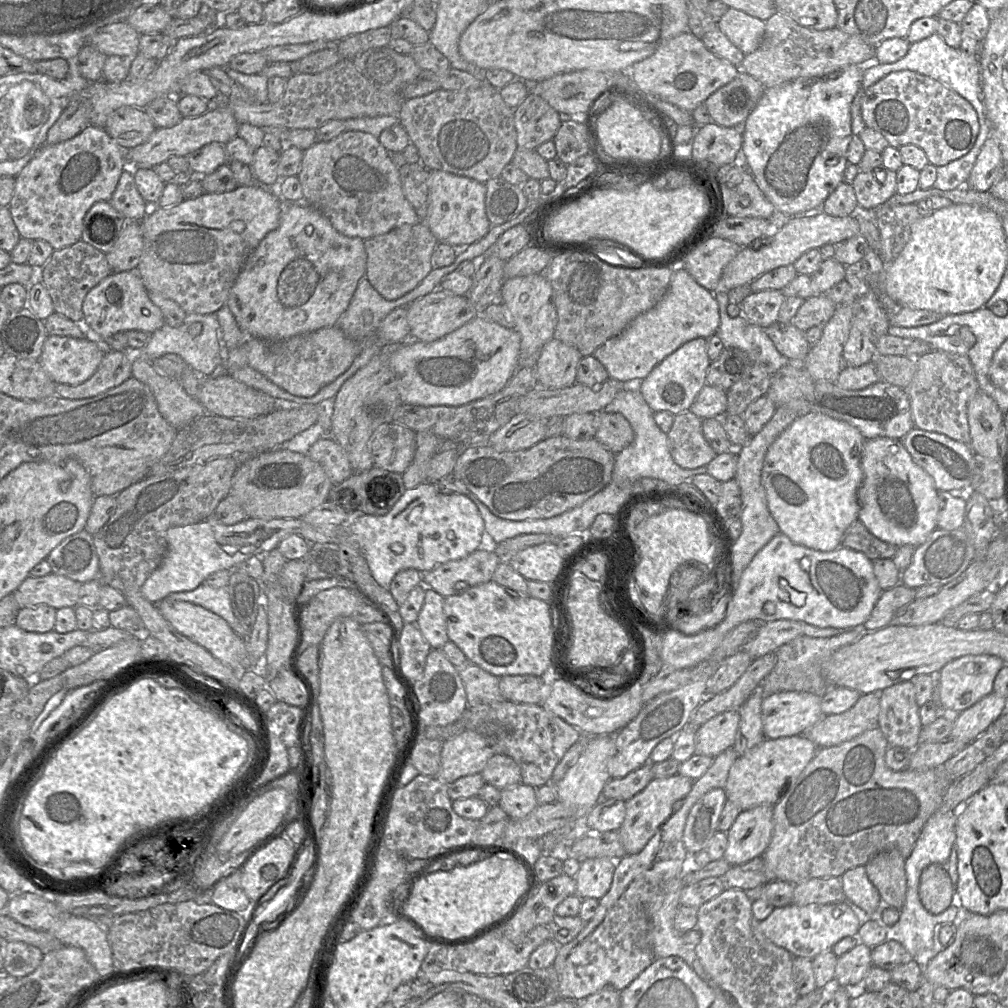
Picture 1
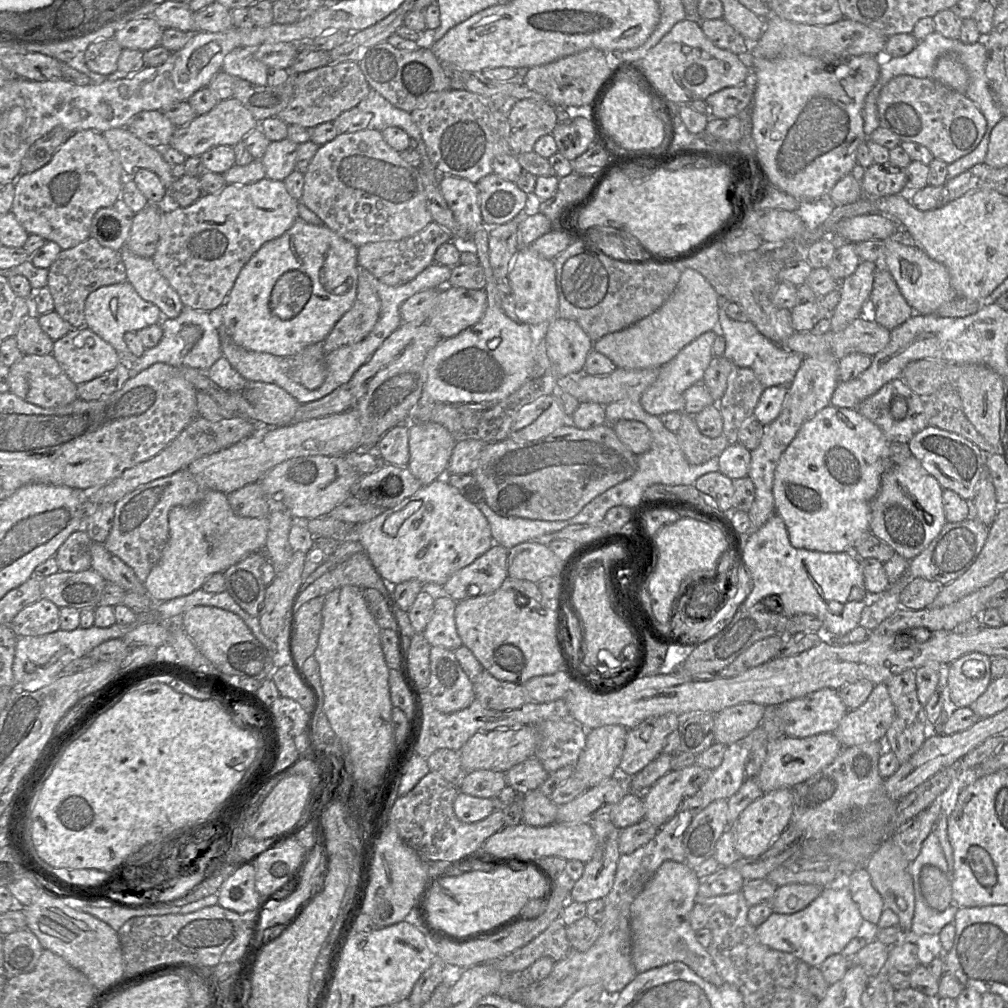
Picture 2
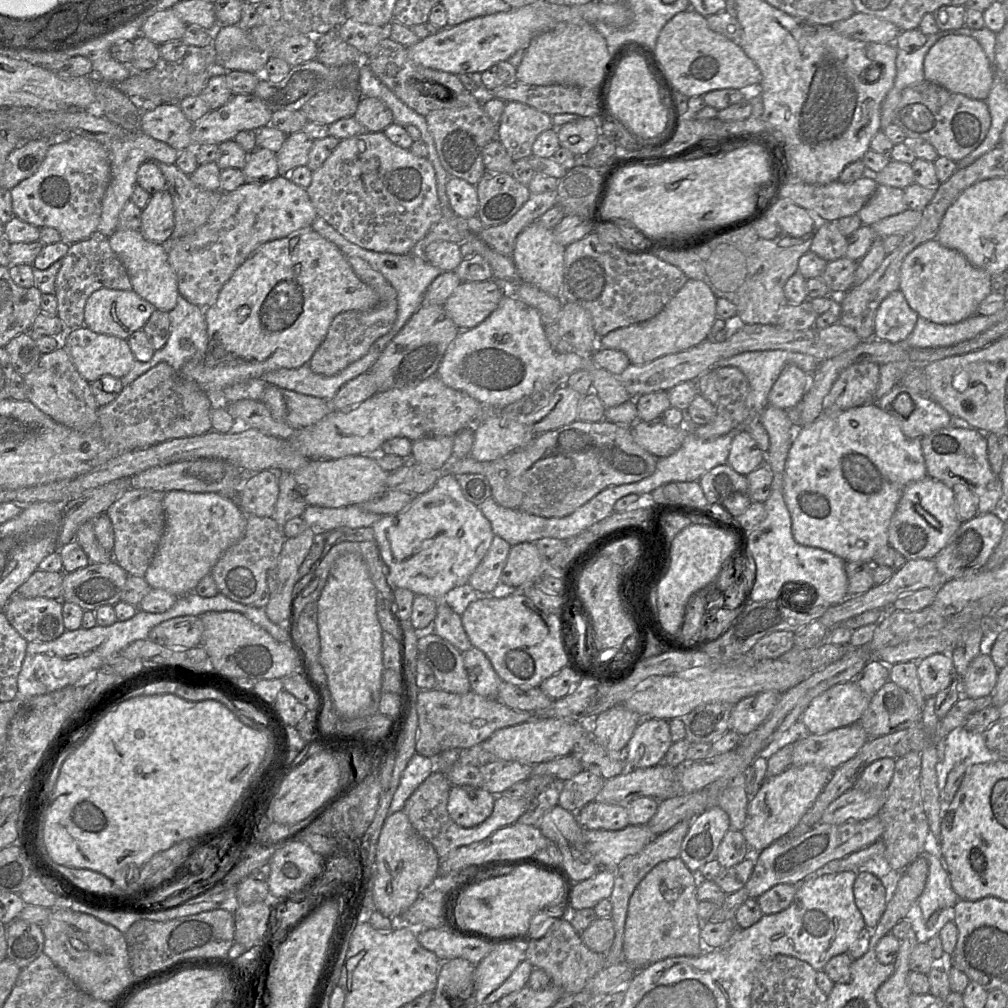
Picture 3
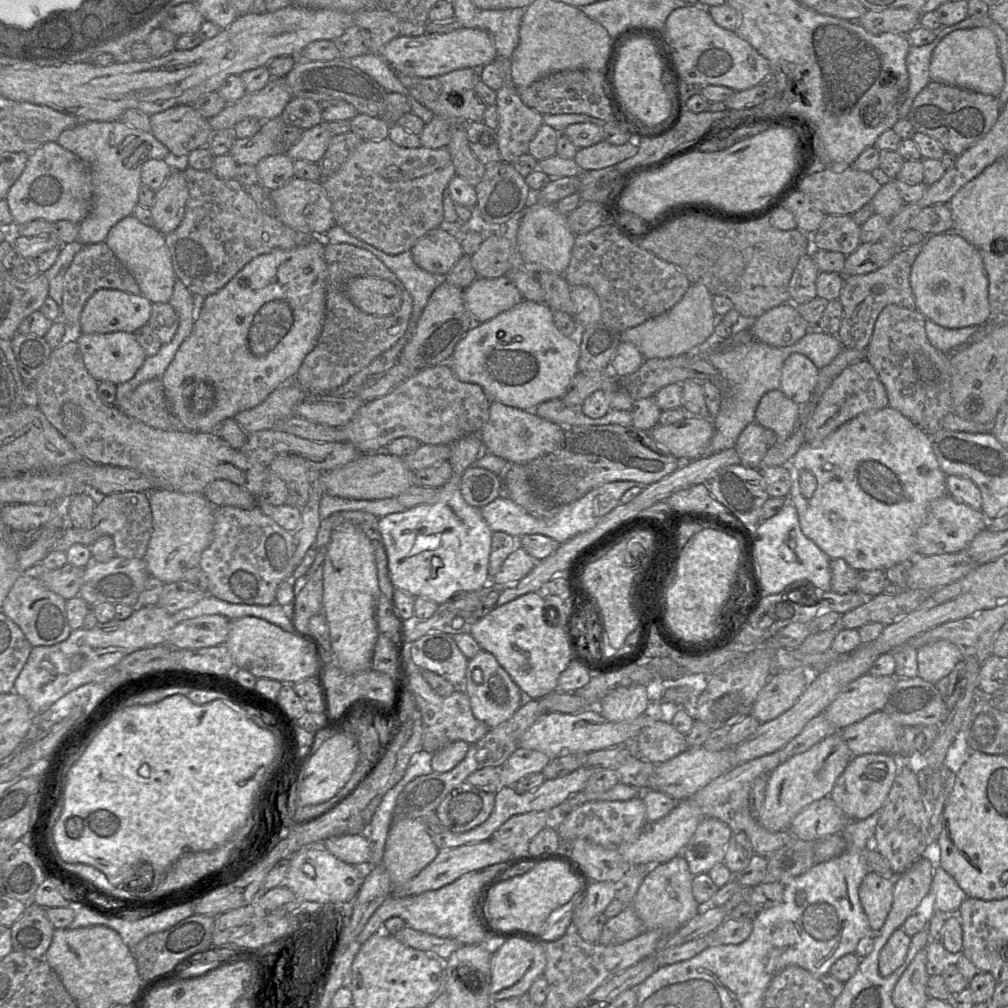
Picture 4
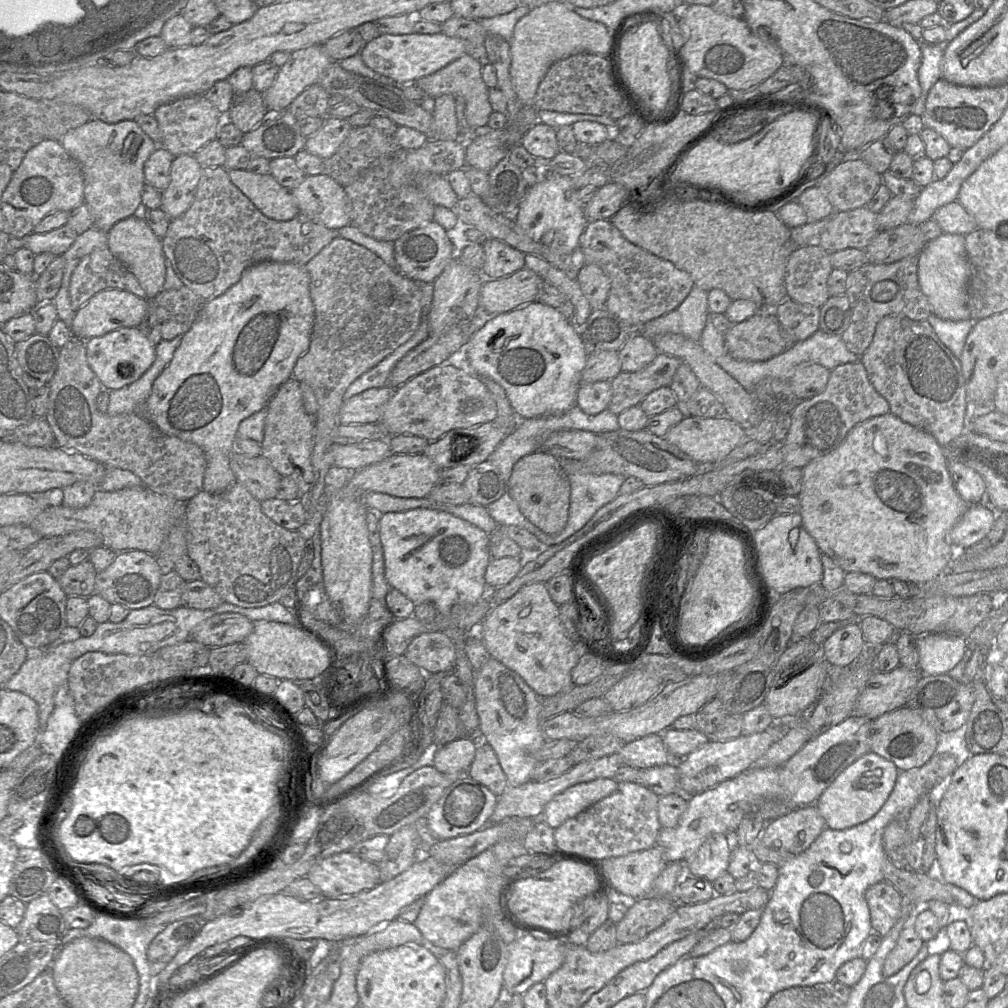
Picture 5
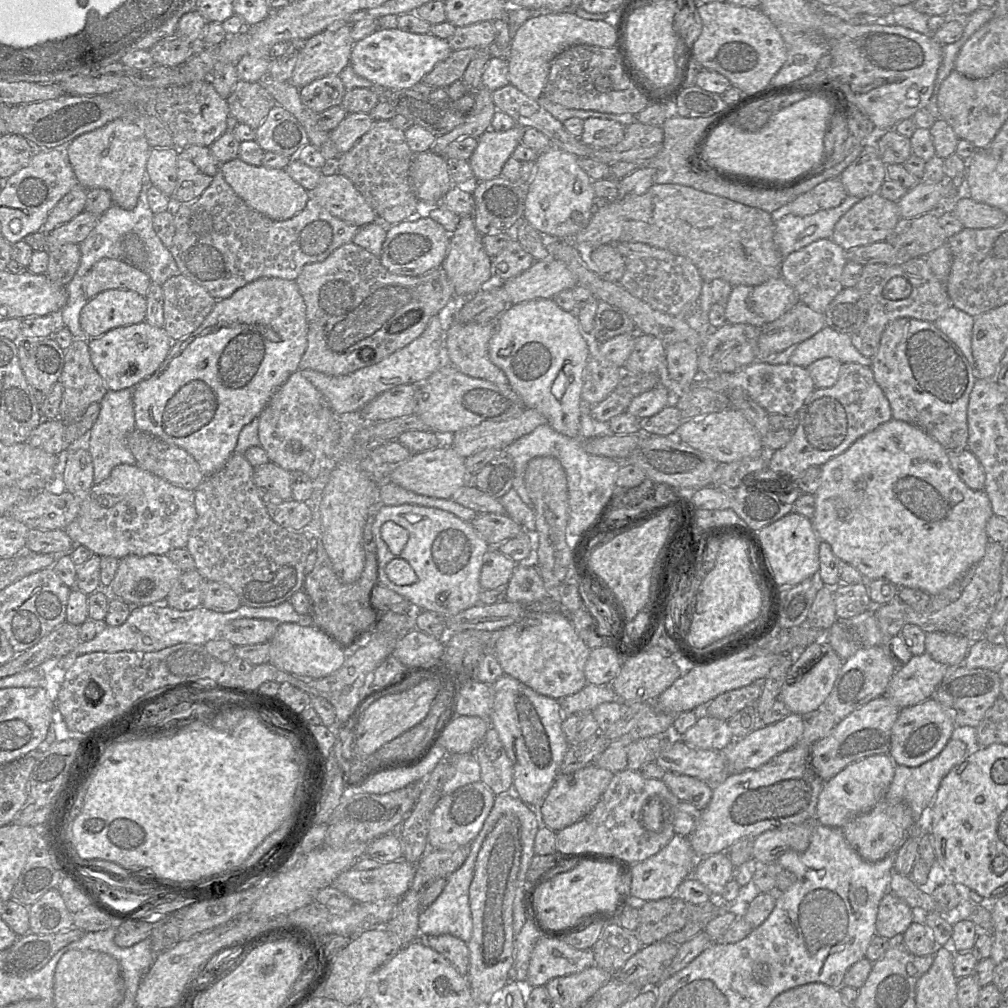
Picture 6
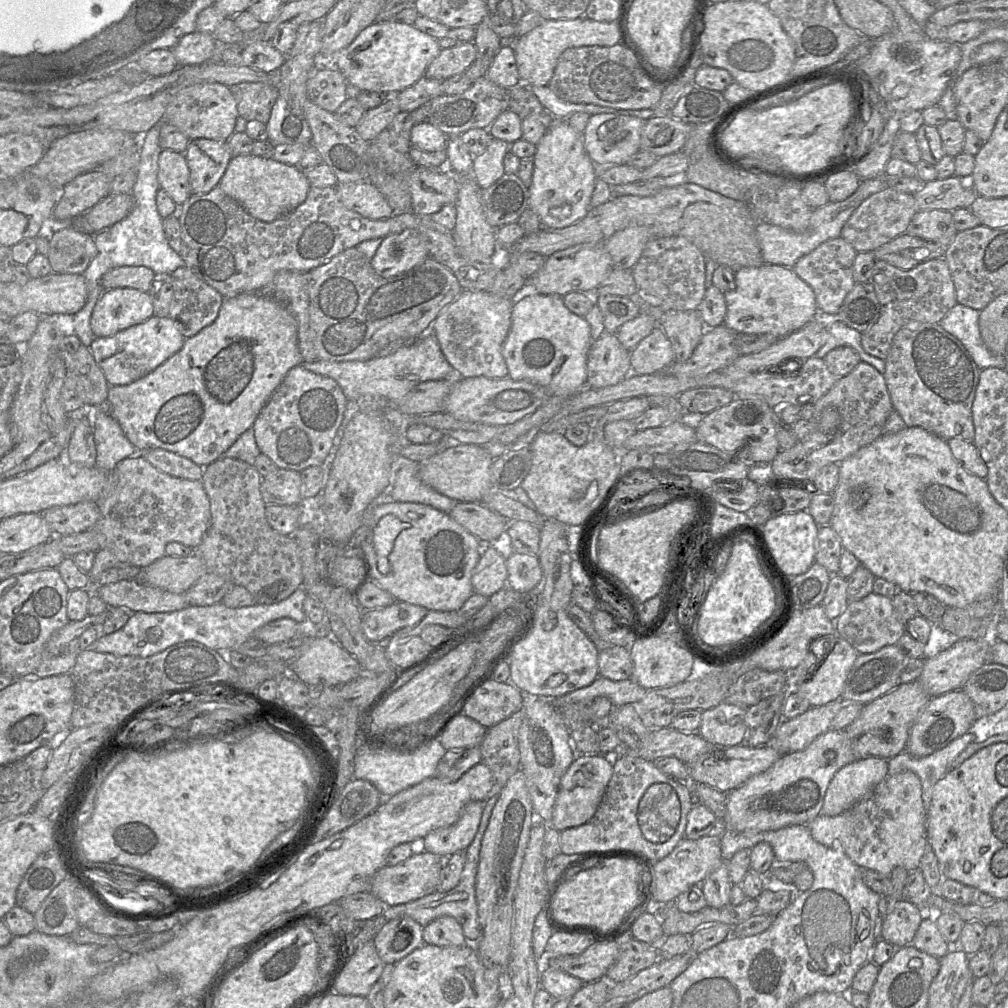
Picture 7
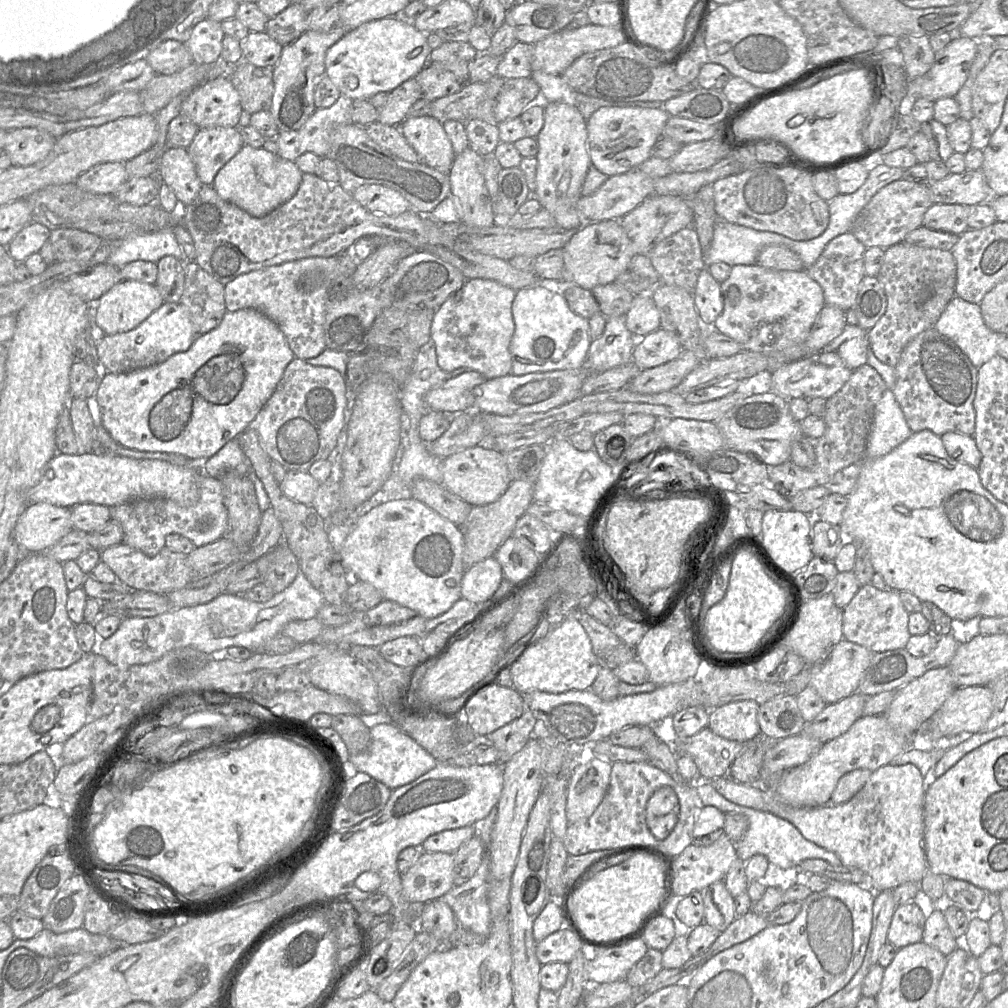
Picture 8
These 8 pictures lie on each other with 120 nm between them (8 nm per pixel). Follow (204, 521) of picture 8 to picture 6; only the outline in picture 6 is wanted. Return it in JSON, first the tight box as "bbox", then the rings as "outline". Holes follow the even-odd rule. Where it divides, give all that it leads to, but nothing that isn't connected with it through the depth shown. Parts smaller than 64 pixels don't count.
{"bbox":[63,464,197,560],"outline":[[[136,464],[115,466],[105,480],[80,496],[79,513],[63,530],[75,545],[119,560],[128,555],[167,555],[170,550],[186,548],[197,516],[194,490],[176,486]]]}

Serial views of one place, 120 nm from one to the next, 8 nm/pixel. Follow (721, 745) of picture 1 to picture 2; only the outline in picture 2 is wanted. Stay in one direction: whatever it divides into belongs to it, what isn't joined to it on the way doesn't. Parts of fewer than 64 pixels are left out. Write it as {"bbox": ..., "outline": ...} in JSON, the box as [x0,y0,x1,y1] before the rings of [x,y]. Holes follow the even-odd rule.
{"bbox":[714,703,765,746],"outline":[[[742,703],[714,714],[715,743],[726,746],[744,738],[762,720],[765,707],[755,703]]]}

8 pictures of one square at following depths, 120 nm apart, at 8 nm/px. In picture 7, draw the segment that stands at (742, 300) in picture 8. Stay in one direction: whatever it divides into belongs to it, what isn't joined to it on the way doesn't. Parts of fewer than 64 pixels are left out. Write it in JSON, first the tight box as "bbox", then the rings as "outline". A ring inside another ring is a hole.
{"bbox":[723,264,818,337],"outline":[[[763,264],[735,271],[735,288],[724,293],[727,311],[723,325],[739,334],[772,334],[785,337],[818,317],[813,289],[793,268]]]}

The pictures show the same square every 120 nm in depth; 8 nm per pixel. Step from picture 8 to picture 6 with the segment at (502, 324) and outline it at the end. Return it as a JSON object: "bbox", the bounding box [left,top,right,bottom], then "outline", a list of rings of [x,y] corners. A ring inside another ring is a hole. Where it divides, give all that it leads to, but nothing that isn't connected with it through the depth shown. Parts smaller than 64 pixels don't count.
{"bbox":[446,319,508,385],"outline":[[[449,319],[446,331],[448,363],[470,377],[508,385],[505,373],[489,358],[489,341],[494,332],[495,322],[461,324]]]}

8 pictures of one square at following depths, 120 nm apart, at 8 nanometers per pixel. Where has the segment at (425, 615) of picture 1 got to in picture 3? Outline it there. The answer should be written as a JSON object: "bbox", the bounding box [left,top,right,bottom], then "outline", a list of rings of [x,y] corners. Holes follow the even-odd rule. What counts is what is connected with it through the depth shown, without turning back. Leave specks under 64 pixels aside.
{"bbox":[429,603,473,652],"outline":[[[438,603],[436,617],[429,630],[446,639],[460,652],[473,647],[462,626],[461,616],[445,603]]]}

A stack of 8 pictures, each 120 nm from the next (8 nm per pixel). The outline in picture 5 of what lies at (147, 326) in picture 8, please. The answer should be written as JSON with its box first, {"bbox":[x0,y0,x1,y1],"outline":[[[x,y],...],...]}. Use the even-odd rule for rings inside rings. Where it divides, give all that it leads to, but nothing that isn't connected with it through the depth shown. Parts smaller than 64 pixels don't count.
{"bbox":[86,327,155,390],"outline":[[[138,327],[119,328],[86,341],[87,362],[103,389],[115,390],[127,386],[145,373],[155,360],[154,346]]]}

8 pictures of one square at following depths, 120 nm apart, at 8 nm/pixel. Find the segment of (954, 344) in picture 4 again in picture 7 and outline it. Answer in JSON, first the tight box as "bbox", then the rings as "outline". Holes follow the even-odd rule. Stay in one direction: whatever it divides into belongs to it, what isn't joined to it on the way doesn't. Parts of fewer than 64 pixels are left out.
{"bbox":[938,303,1005,369],"outline":[[[957,303],[938,324],[962,343],[978,368],[1005,369],[1004,355],[991,352],[982,340],[979,314],[980,311]]]}

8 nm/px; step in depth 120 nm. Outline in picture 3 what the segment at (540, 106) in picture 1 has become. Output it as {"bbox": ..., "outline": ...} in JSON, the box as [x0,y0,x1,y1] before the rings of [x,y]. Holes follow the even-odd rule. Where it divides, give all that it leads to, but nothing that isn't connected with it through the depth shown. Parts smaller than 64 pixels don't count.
{"bbox":[498,102,553,160],"outline":[[[506,102],[498,125],[498,139],[514,160],[529,158],[536,138],[553,127],[552,116],[525,103]]]}

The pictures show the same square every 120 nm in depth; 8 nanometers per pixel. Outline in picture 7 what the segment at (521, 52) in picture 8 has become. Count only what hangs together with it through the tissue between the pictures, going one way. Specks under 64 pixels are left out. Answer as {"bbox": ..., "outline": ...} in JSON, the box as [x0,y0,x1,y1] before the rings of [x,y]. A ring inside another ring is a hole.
{"bbox":[486,42,520,87],"outline":[[[512,42],[504,43],[493,58],[486,77],[502,87],[513,87],[520,83],[520,76]]]}

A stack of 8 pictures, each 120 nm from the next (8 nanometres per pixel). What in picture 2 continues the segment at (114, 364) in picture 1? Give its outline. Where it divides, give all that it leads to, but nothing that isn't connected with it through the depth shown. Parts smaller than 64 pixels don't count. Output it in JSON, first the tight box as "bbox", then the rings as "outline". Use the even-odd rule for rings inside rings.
{"bbox":[77,363,129,401],"outline":[[[119,363],[110,372],[77,385],[77,396],[85,401],[98,400],[118,391],[129,378],[129,370]]]}

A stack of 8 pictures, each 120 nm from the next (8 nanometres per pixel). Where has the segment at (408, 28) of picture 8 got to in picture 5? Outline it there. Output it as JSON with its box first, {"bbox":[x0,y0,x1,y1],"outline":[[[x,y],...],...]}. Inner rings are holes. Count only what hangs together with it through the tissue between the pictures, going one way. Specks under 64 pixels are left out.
{"bbox":[360,34,469,85],"outline":[[[381,34],[365,43],[360,55],[372,70],[392,78],[397,84],[407,85],[432,74],[468,53],[469,45],[462,39],[437,34]]]}

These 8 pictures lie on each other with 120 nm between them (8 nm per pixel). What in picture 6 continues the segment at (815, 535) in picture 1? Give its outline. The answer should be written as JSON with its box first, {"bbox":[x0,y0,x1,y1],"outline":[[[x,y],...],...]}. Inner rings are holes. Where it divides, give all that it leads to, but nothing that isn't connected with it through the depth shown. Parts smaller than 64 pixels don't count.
{"bbox":[811,419,993,595],"outline":[[[896,419],[879,425],[873,431],[857,439],[845,452],[831,458],[821,466],[821,484],[815,494],[816,509],[811,522],[820,541],[827,542],[833,553],[844,563],[854,566],[869,581],[885,578],[897,587],[920,589],[929,595],[938,594],[956,582],[984,555],[989,542],[986,525],[993,515],[990,500],[984,490],[969,488],[950,465],[948,451],[923,429]]]}

